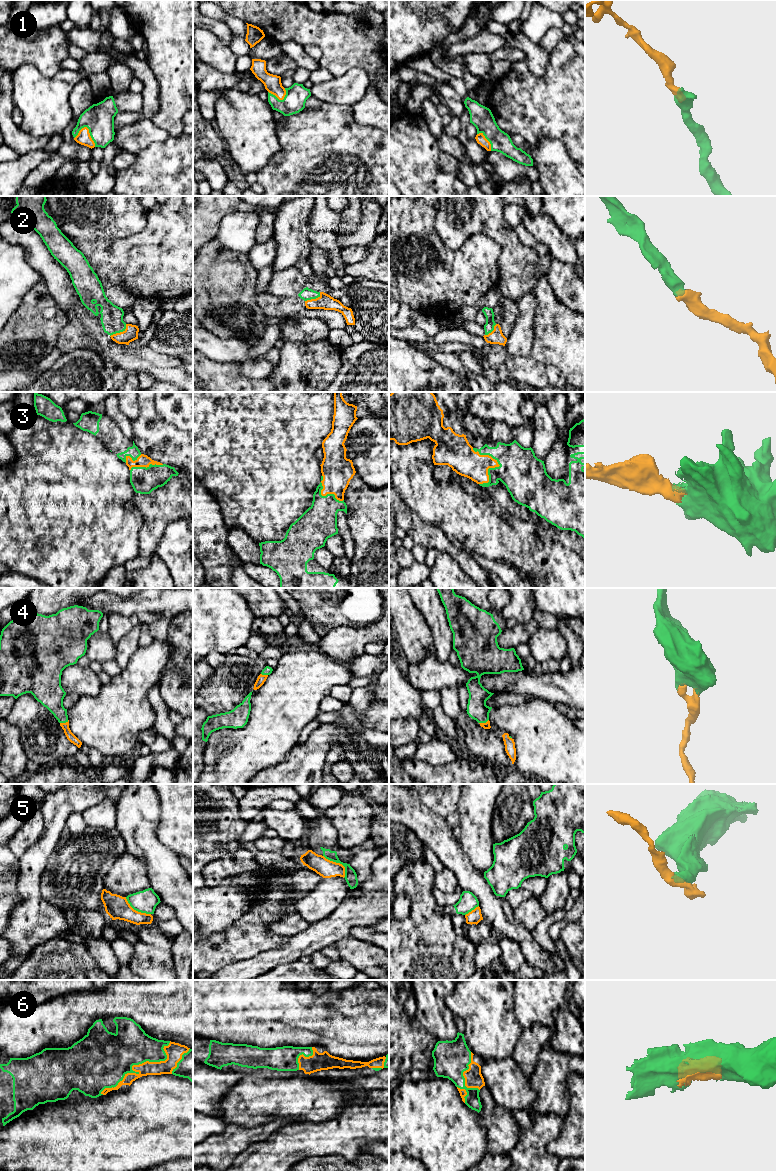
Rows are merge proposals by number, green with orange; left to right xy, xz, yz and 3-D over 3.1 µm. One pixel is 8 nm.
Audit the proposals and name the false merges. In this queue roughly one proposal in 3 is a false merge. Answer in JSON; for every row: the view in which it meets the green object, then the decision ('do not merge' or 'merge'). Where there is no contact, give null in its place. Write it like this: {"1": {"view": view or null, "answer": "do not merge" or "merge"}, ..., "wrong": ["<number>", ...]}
{"1": {"view": "xy", "answer": "merge"}, "2": {"view": "xy", "answer": "merge"}, "3": {"view": "yz", "answer": "merge"}, "4": {"view": "yz", "answer": "merge"}, "5": {"view": "xz", "answer": "do not merge"}, "6": {"view": "xy", "answer": "merge"}, "wrong": ["5"]}

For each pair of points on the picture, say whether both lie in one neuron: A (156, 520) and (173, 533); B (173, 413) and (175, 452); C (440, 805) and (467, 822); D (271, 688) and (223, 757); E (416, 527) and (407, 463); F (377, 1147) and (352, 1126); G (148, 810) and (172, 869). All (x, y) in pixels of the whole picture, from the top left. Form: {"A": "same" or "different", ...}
{"A": "different", "B": "different", "C": "different", "D": "same", "E": "different", "F": "different", "G": "same"}

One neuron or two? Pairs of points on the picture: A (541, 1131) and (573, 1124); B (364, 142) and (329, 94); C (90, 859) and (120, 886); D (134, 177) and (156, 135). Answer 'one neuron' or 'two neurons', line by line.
A: two neurons
B: two neurons
C: two neurons
D: two neurons

